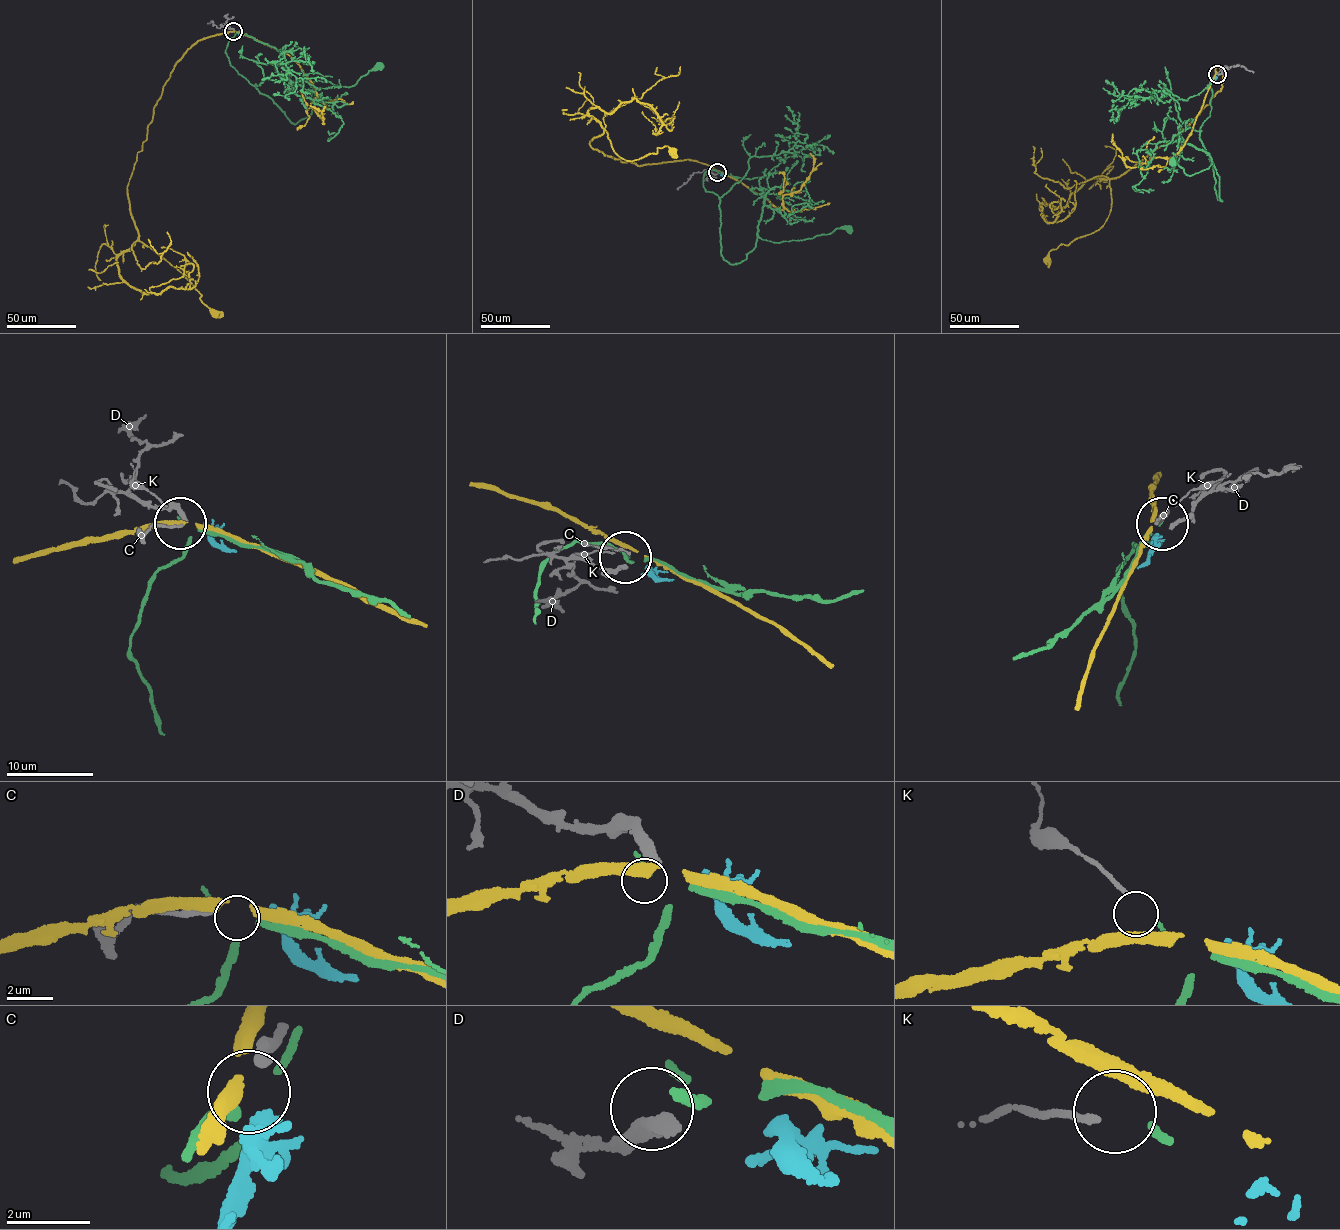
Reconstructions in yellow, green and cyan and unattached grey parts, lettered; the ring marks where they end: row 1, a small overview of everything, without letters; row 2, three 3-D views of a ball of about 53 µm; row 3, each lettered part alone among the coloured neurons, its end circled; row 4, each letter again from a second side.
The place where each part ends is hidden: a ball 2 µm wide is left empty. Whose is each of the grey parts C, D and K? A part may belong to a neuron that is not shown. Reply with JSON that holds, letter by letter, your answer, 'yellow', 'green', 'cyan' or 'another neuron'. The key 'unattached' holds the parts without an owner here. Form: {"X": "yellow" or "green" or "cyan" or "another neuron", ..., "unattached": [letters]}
{"C": "another neuron", "D": "another neuron", "K": "green", "unattached": ["C", "D"]}

